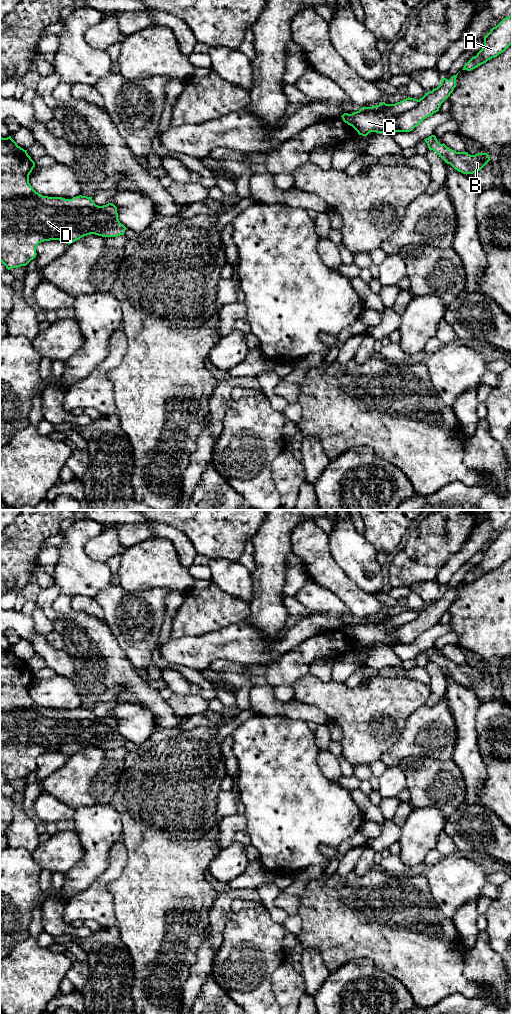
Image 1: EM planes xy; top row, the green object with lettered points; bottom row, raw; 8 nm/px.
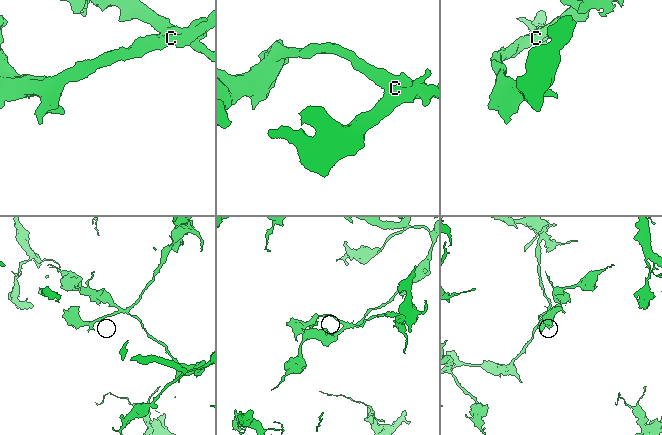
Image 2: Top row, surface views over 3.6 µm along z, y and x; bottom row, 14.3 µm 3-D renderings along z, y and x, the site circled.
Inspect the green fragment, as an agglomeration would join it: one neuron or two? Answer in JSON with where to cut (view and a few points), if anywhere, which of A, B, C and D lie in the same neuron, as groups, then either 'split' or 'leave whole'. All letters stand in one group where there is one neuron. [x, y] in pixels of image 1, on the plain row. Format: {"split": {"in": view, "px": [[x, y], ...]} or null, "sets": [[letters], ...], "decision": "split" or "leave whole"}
{"split": {"in": "xy", "px": [[418, 612], [412, 620], [397, 626], [392, 631], [396, 642]]}, "sets": [["A", "D"], ["B", "C"]], "decision": "split"}

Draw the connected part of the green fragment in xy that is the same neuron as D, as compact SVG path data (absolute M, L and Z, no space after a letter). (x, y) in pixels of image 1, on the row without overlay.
M0 648L0 773L8 782L26 778L37 765L39 755L59 752L71 756L80 750L95 746L102 749L124 747L127 741L118 731L117 719L108 715L98 718L92 709L72 711L48 709L36 704L29 695L35 674L11 650Z

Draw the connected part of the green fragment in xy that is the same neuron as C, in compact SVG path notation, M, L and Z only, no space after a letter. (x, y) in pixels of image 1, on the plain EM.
M406 610L395 616L382 614L372 619L362 619L351 627L355 642L359 647L367 648L370 644L394 646L395 641L392 631L416 619L418 611Z

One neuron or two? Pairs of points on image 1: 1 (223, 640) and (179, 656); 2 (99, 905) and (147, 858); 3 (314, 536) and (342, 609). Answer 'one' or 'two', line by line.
1: one
2: two
3: two

